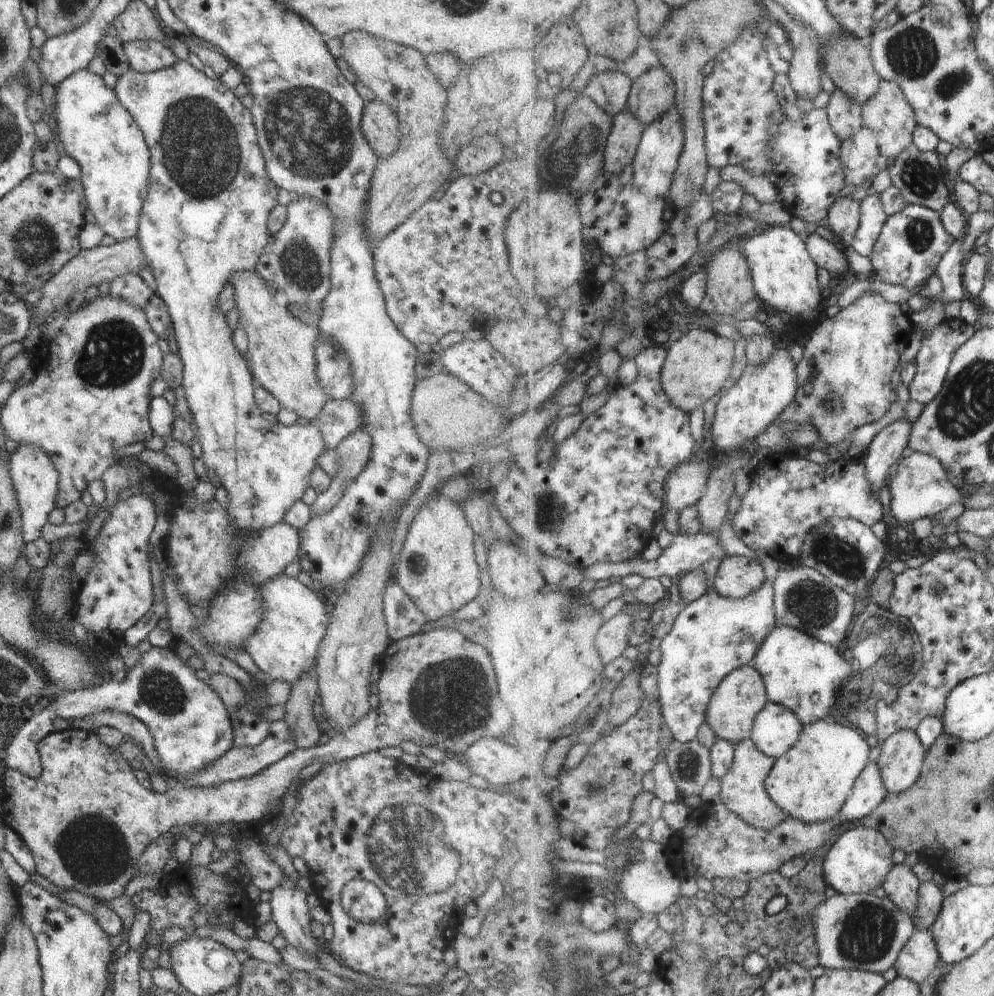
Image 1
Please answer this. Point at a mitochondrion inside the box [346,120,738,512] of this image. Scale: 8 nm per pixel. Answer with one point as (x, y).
(563, 170)

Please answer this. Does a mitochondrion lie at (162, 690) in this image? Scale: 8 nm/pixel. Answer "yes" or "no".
yes

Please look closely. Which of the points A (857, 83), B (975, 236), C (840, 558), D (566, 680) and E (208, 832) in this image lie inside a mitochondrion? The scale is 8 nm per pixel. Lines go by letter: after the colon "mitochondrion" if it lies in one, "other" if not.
A: other
B: other
C: mitochondrion
D: other
E: other

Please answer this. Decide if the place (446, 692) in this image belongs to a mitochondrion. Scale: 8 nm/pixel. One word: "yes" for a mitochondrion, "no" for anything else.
yes

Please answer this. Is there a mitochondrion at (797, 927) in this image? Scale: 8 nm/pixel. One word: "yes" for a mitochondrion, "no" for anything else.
yes

